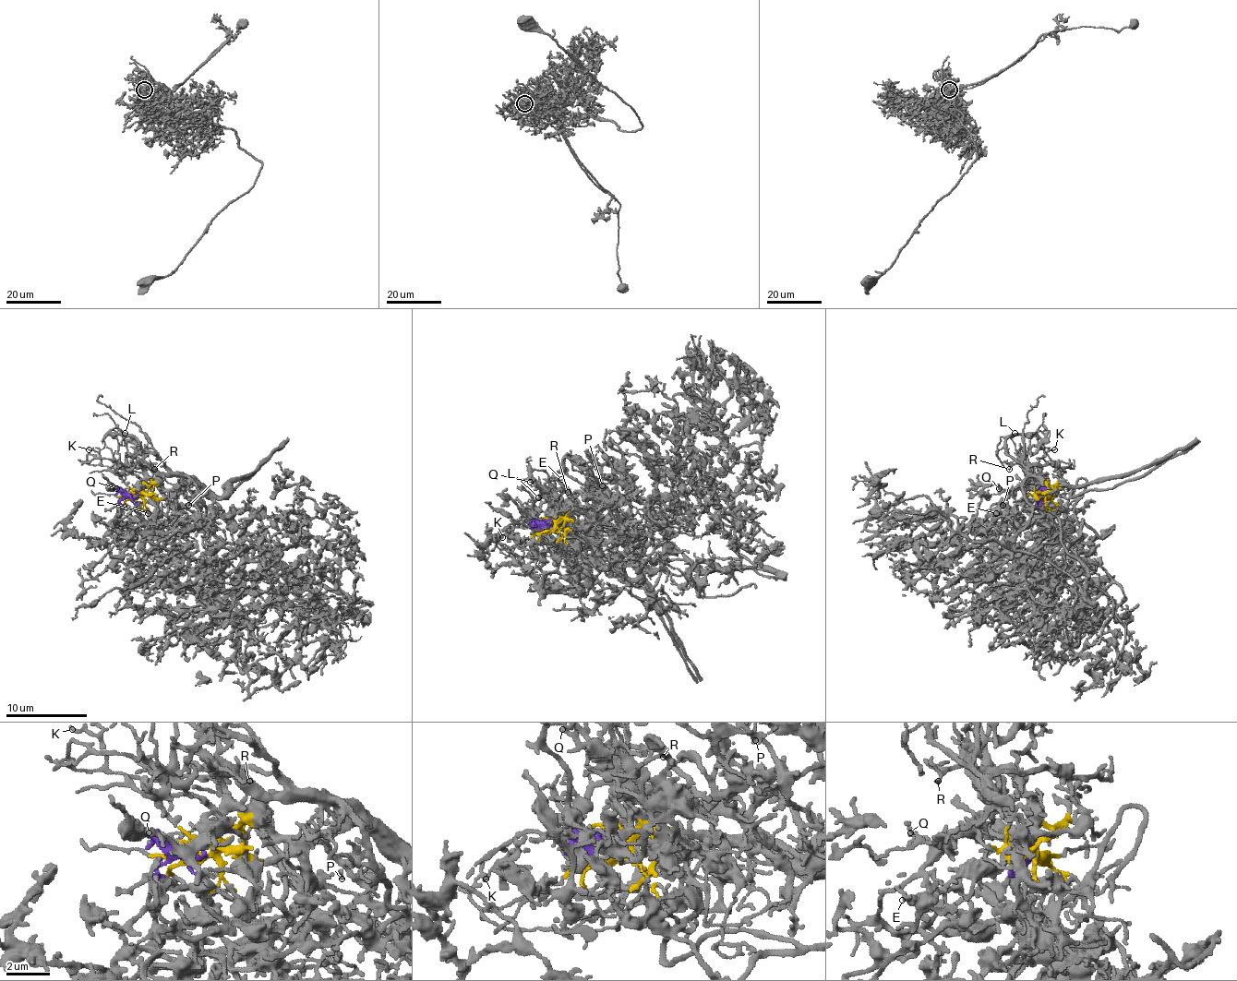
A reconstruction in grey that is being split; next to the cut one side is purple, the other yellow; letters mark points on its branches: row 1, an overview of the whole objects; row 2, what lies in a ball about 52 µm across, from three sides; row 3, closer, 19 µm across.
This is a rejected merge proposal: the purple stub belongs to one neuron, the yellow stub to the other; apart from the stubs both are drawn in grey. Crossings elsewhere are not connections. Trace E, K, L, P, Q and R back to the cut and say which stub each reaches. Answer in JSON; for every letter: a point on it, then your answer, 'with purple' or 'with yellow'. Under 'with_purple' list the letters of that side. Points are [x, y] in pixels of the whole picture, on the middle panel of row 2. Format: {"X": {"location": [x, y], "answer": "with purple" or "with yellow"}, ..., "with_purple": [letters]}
{"E": {"location": [561, 479], "answer": "with purple"}, "K": {"location": [502, 537], "answer": "with yellow"}, "L": {"location": [538, 497], "answer": "with yellow"}, "P": {"location": [602, 485], "answer": "with purple"}, "Q": {"location": [530, 482], "answer": "with purple"}, "R": {"location": [568, 492], "answer": "with yellow"}, "with_purple": ["E", "P", "Q"]}

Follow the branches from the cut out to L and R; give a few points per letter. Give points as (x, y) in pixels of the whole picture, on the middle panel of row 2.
L: (552, 528), (562, 533), (562, 514), (581, 508), (566, 489), (550, 489), (538, 497)
R: (552, 528), (562, 533), (564, 526), (556, 516), (556, 499), (569, 491)

